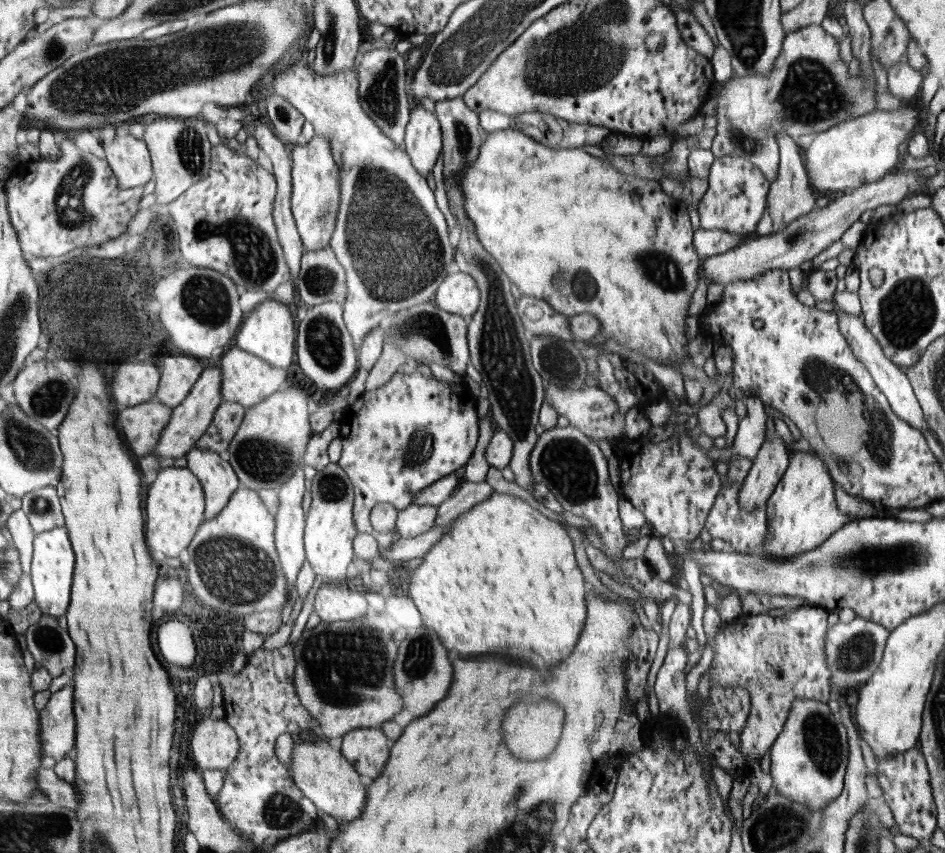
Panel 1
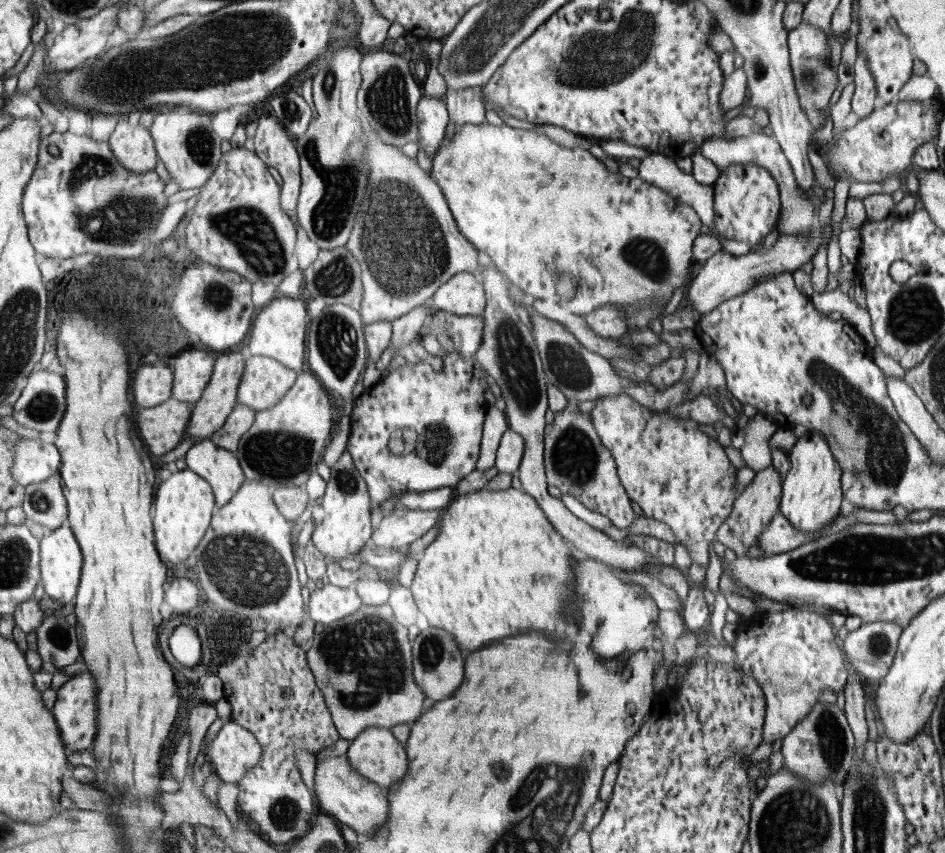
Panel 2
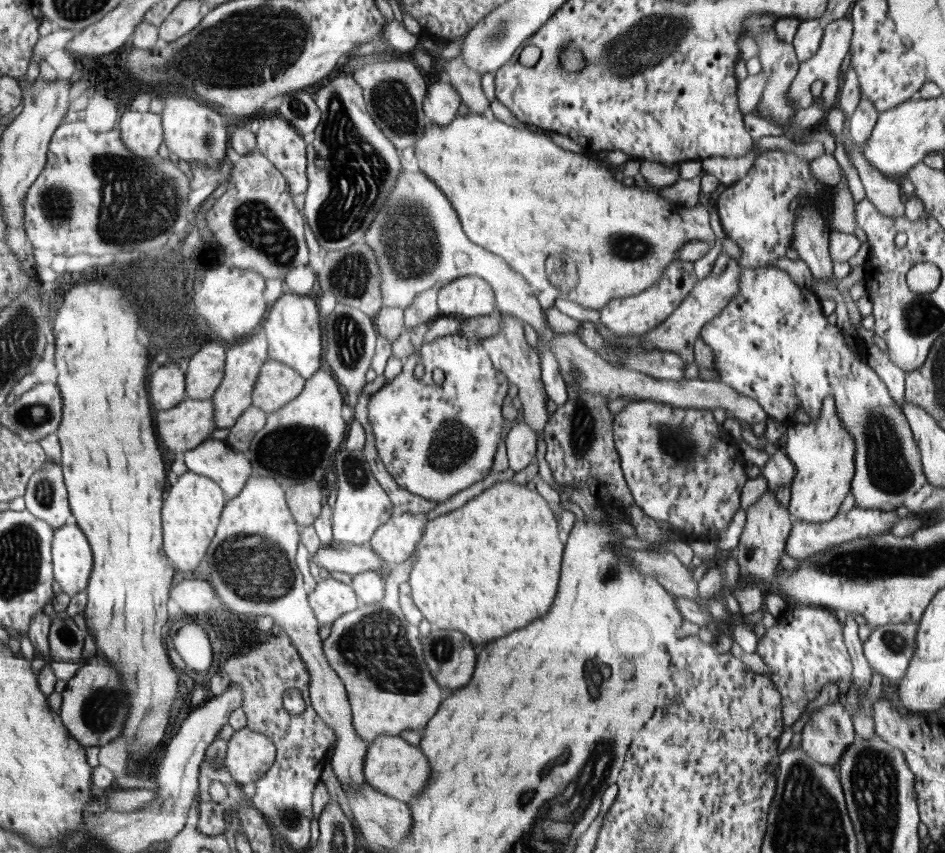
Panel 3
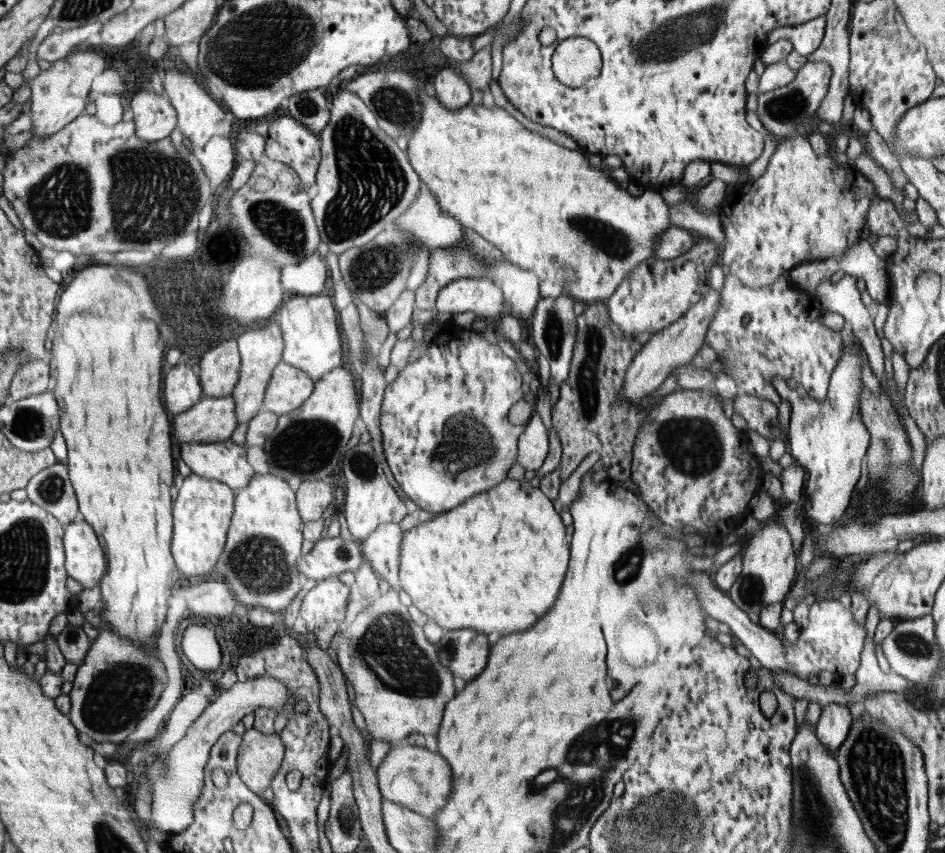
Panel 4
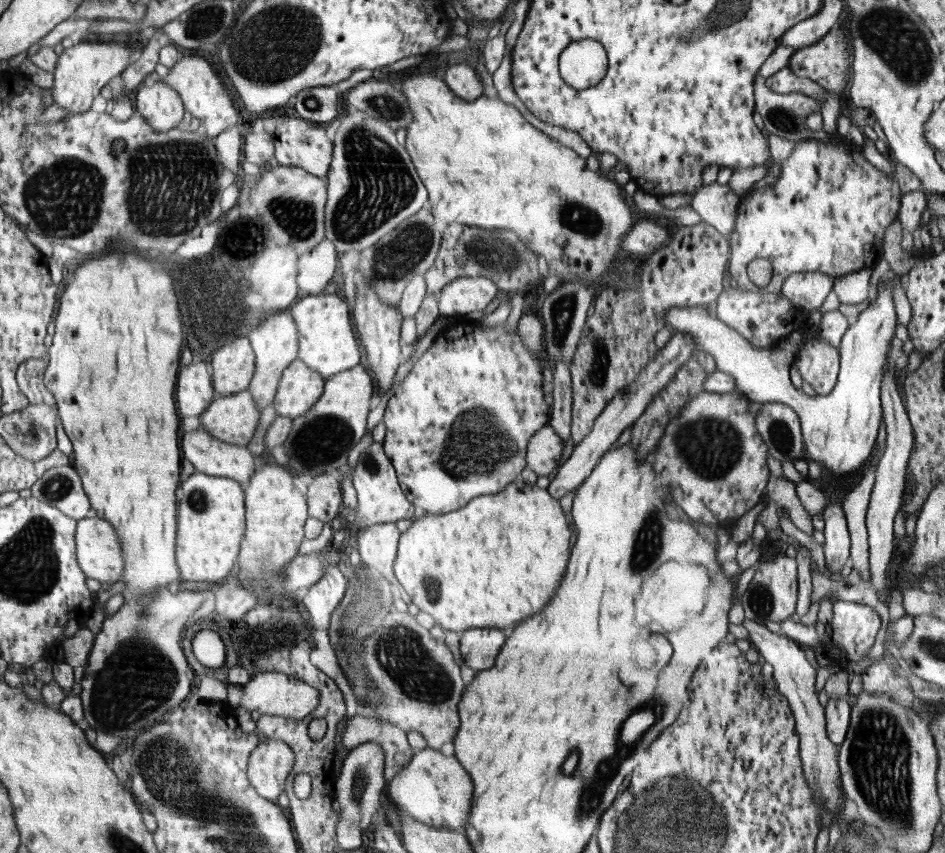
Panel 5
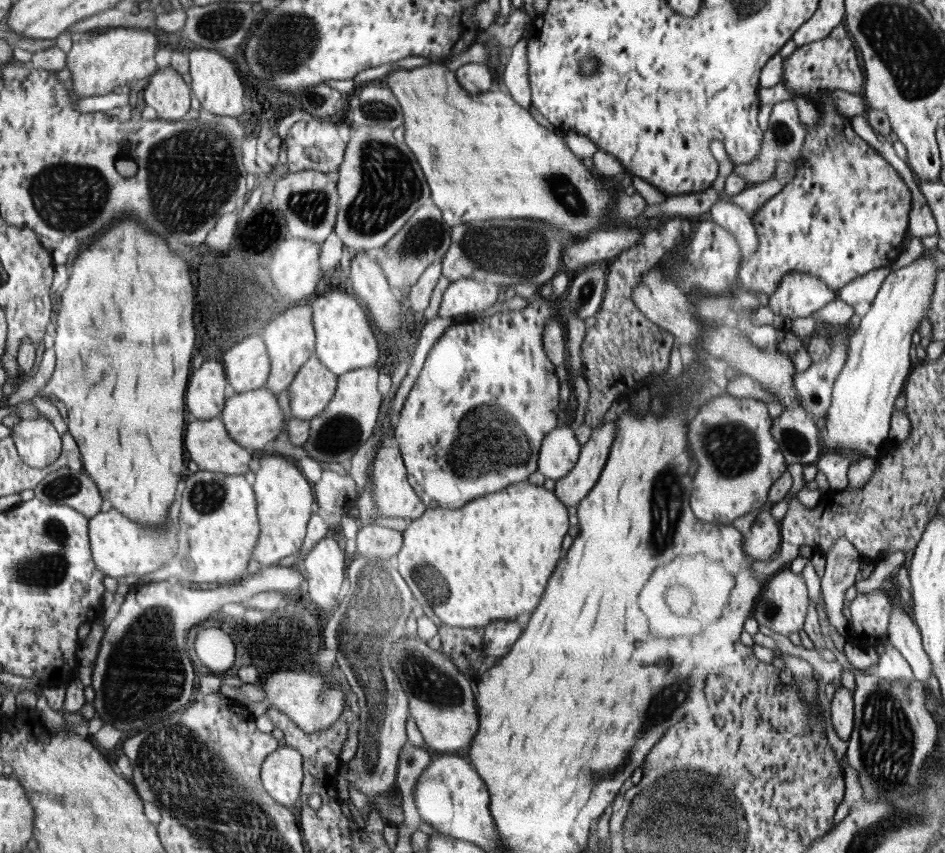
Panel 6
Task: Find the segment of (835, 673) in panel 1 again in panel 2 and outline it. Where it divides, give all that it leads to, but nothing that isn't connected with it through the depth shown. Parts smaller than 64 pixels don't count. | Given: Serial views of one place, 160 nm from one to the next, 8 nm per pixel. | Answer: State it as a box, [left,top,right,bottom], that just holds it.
[839,622,903,680]

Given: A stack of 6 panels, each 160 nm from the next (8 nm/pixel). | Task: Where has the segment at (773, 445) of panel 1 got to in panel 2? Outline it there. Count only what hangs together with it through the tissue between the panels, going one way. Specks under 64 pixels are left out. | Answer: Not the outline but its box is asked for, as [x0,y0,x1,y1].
[715,466,783,558]

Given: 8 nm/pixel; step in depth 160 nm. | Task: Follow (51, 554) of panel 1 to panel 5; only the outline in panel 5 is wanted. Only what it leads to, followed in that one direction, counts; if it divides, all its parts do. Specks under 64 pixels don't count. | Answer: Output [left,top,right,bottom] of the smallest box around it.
[75,515,127,586]

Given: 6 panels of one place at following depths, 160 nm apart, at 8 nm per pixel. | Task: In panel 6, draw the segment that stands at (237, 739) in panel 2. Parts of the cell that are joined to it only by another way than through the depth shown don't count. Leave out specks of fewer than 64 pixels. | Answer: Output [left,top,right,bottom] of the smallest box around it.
[262,744,306,806]

